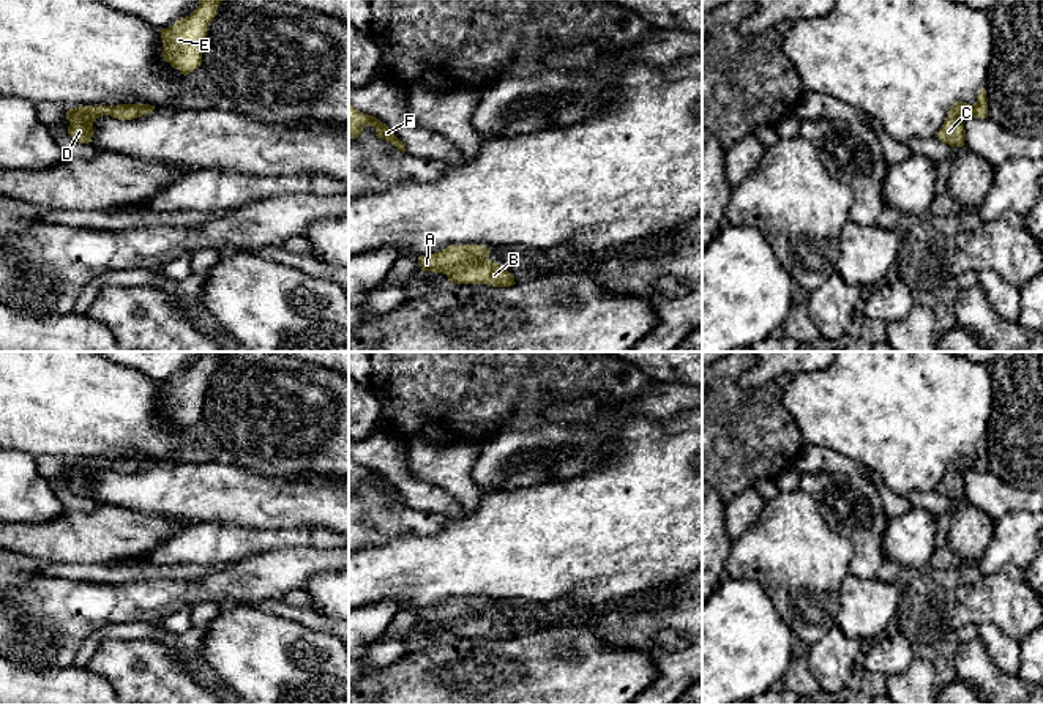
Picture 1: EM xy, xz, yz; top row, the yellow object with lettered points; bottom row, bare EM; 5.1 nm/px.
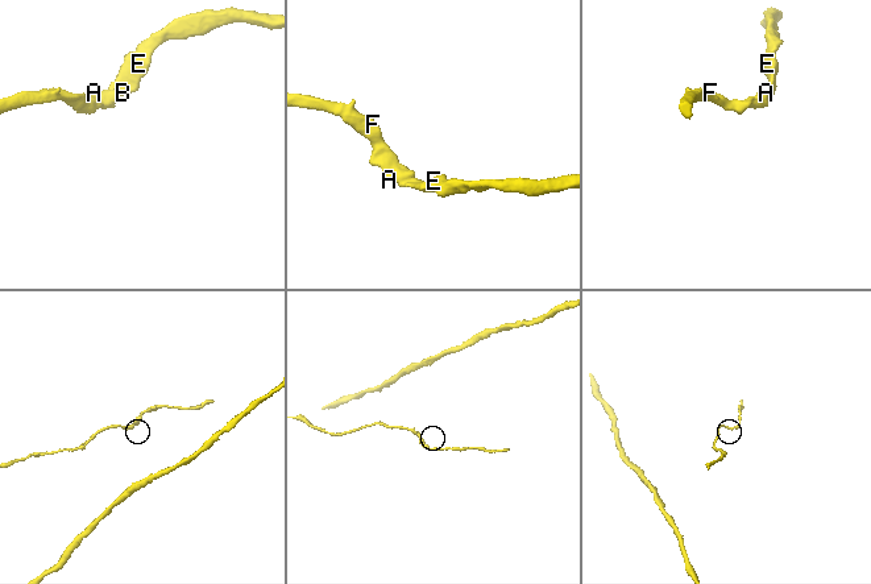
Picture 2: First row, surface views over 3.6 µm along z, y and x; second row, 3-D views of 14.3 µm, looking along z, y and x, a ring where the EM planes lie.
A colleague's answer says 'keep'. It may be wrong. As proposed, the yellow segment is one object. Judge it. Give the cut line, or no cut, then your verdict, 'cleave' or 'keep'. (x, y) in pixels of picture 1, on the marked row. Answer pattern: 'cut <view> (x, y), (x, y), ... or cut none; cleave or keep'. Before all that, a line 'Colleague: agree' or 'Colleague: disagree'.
Colleague: agree
cut none; keep

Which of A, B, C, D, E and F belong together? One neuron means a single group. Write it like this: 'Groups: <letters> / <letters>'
Groups: A B C D E F

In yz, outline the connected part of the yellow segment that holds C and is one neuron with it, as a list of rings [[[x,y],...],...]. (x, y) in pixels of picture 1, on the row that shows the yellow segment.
[[[981,87],[977,103],[974,106],[958,101],[948,110],[942,128],[937,132],[937,139],[953,147],[963,147],[966,139],[966,129],[963,120],[972,115],[974,118],[988,118],[988,98],[986,90]]]

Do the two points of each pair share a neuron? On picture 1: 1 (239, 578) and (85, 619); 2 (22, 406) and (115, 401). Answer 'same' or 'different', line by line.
1: same
2: same

